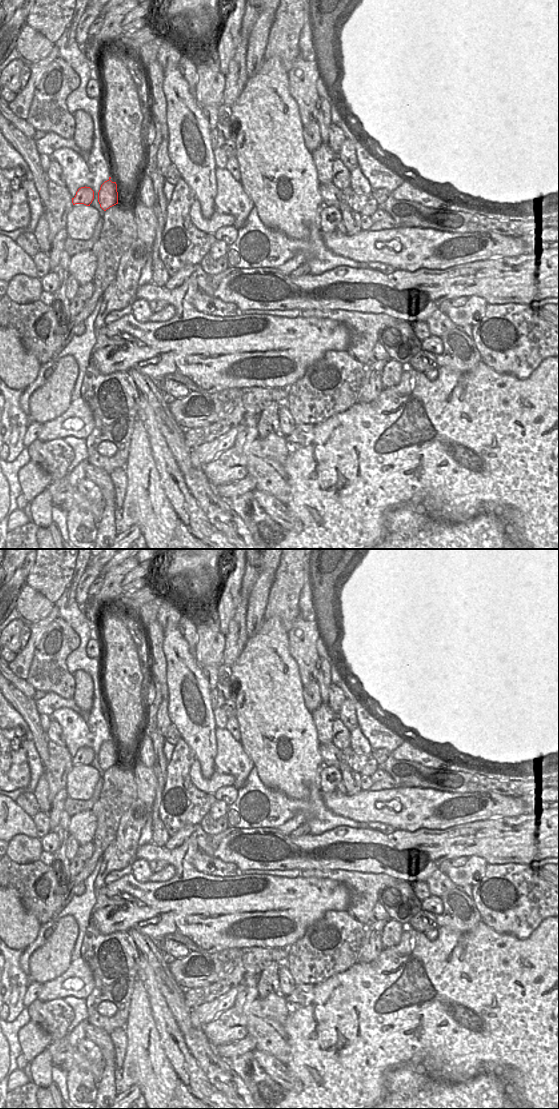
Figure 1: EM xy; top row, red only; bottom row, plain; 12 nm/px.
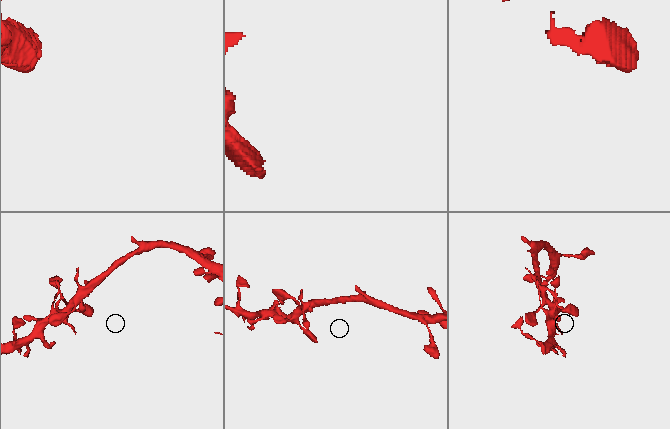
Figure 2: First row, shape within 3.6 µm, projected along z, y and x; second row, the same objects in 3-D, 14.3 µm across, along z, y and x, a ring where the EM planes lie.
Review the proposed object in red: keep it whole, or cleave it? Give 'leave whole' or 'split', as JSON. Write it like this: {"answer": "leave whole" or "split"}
{"answer": "leave whole"}

